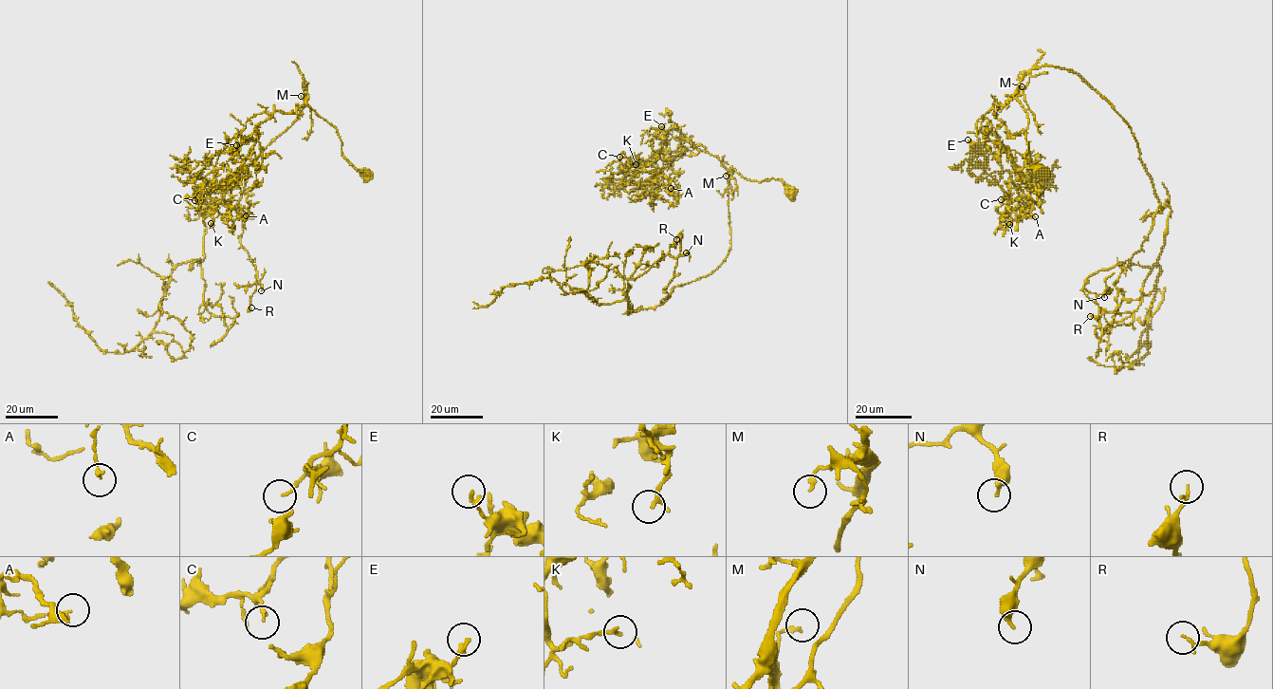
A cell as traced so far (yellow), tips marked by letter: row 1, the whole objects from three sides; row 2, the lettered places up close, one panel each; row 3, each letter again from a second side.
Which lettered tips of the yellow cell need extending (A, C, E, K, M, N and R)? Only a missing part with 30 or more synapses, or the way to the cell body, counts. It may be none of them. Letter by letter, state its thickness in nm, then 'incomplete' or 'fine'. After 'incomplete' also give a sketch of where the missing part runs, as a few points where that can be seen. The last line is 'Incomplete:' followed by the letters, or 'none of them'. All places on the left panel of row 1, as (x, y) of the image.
A: 160 nm | fine
C: 80 nm | fine
E: 200 nm | fine
K: 180 nm | fine
M: 180 nm | fine
N: 260 nm | fine
R: 140 nm | fine
Incomplete: none of them

